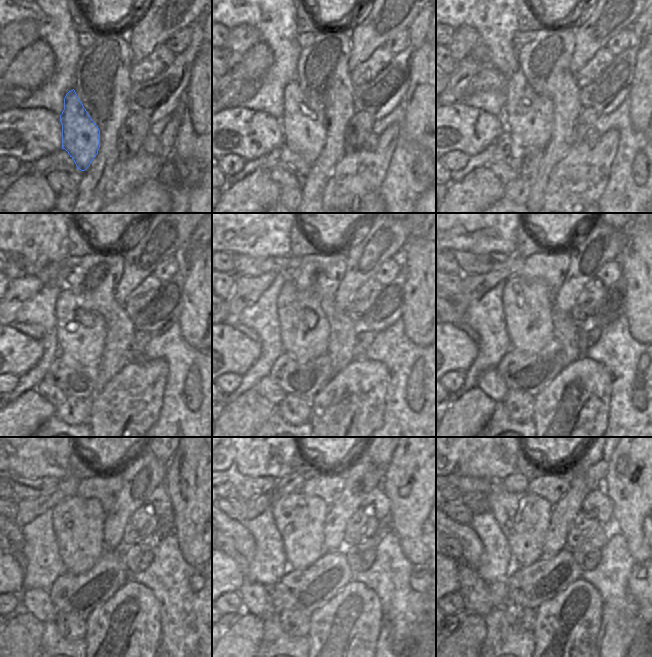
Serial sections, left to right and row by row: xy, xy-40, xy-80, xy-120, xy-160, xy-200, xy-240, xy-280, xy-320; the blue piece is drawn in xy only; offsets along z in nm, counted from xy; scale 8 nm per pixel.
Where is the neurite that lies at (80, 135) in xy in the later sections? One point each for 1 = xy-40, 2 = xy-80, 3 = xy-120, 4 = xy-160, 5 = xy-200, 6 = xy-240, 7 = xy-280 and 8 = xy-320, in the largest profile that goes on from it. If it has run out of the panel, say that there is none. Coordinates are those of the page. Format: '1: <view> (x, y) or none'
1: xy-40 (304, 133)
2: xy-80 (528, 116)
3: xy-120 (81, 333)
4: xy-160 (304, 329)
5: xy-200 (527, 303)
6: xy-240 (78, 523)
7: xy-280 (299, 518)
8: xy-320 (523, 518)

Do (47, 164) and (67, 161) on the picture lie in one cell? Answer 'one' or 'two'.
one

